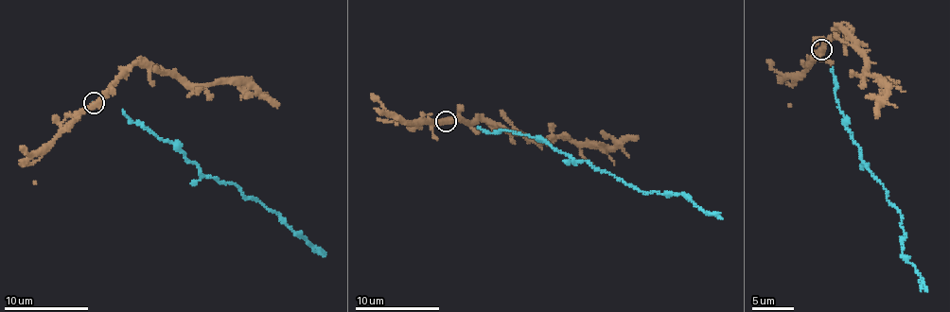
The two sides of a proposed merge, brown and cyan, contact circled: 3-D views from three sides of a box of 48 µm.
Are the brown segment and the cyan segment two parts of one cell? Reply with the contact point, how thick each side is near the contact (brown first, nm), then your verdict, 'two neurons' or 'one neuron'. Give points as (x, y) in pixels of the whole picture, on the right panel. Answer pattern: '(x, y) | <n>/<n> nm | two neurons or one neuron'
(821, 49) | 480/50 nm | two neurons

